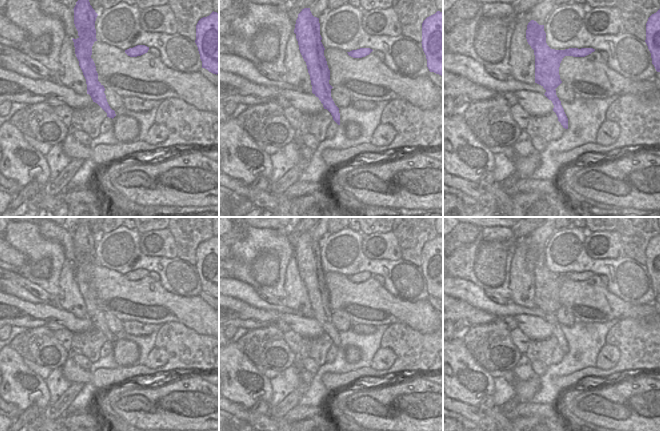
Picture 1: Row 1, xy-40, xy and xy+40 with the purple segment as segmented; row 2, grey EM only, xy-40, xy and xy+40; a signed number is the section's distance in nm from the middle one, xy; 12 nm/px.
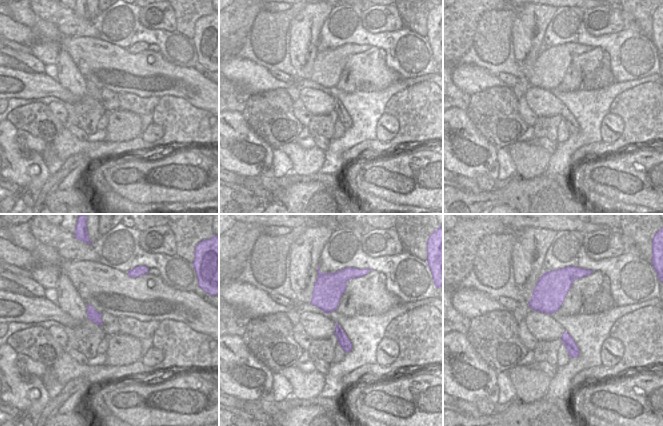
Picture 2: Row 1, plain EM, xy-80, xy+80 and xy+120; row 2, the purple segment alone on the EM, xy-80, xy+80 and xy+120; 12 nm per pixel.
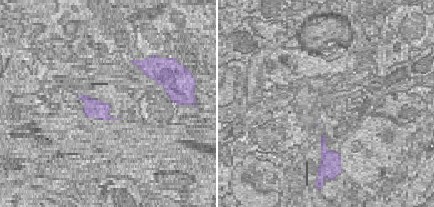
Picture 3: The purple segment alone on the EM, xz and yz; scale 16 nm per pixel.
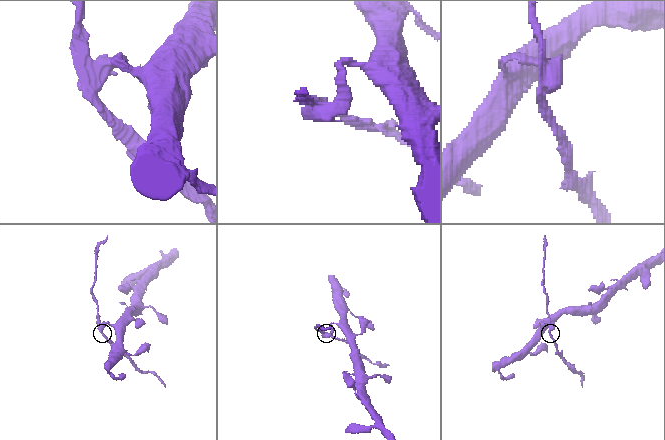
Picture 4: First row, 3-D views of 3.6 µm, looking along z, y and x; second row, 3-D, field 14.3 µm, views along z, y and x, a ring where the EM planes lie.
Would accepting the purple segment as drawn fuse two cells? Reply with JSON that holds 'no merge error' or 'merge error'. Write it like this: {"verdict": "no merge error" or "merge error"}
{"verdict": "merge error"}

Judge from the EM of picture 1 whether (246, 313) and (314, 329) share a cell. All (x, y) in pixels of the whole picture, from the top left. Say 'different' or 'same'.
same

